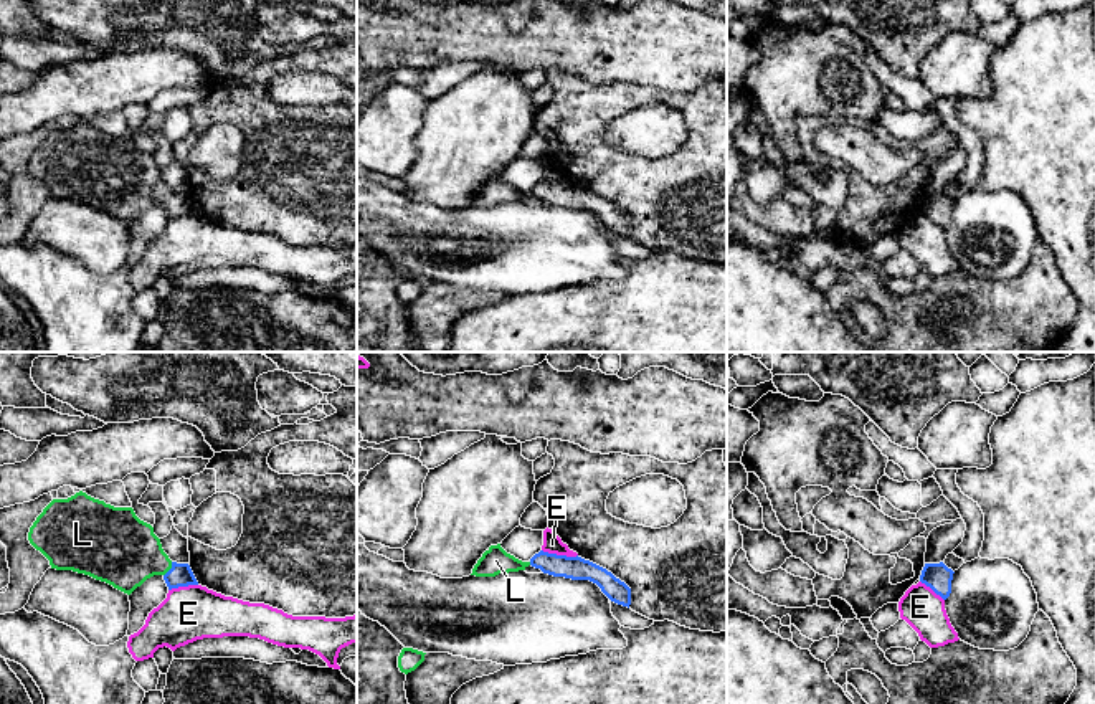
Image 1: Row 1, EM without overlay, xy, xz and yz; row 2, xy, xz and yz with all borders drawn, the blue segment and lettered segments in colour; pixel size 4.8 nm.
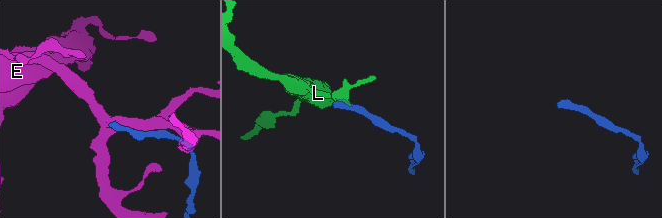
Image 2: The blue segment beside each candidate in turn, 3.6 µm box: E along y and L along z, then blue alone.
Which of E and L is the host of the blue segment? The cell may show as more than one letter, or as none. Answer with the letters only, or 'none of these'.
L

